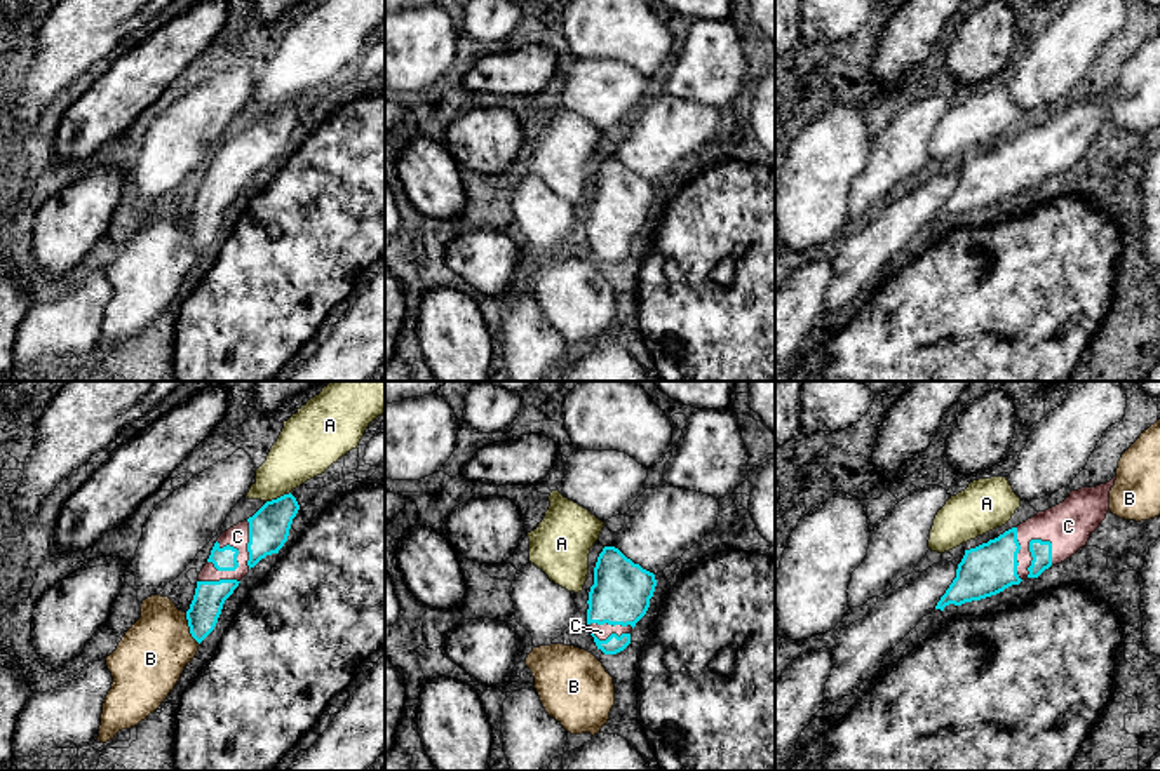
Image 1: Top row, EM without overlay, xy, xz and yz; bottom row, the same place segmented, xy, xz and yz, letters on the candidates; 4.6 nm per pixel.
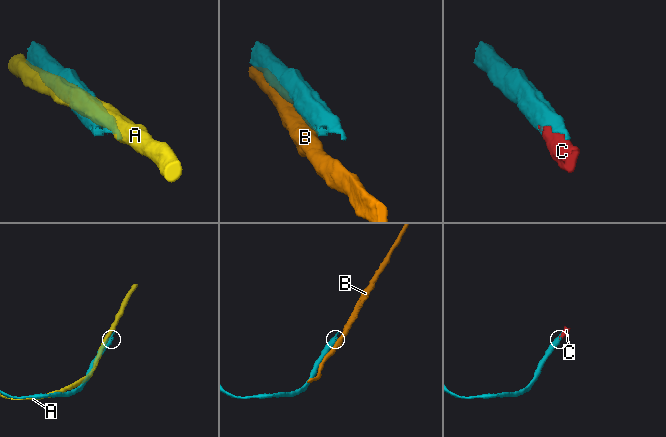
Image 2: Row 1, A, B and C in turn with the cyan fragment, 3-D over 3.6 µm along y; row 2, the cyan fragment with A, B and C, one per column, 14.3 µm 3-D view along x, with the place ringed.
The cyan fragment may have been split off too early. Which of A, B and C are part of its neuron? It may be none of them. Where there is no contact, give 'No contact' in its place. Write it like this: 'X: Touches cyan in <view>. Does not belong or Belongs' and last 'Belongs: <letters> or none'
A: Touches cyan in xy. Does not belong
B: Touches cyan in xy. Does not belong
C: Touches cyan in yz. Belongs
Belongs: C

